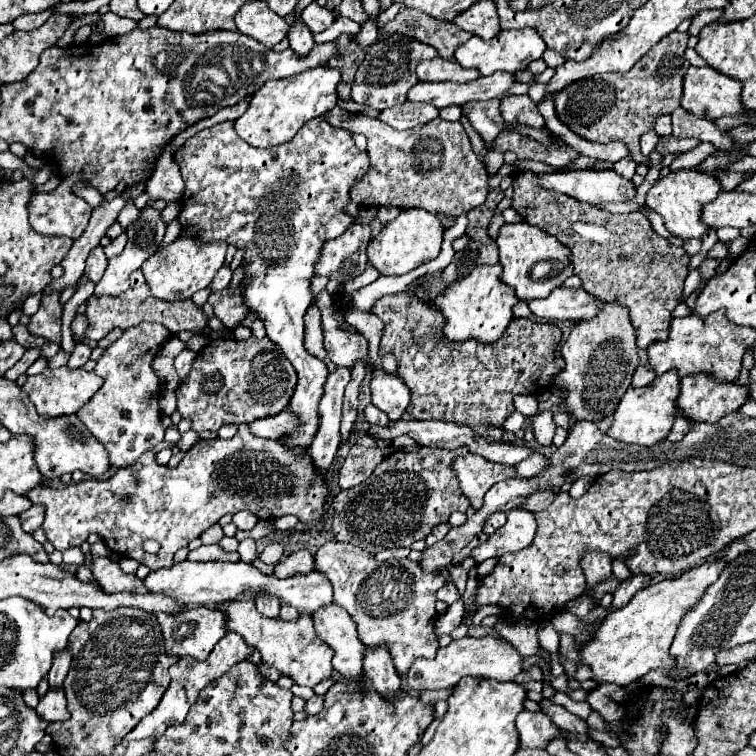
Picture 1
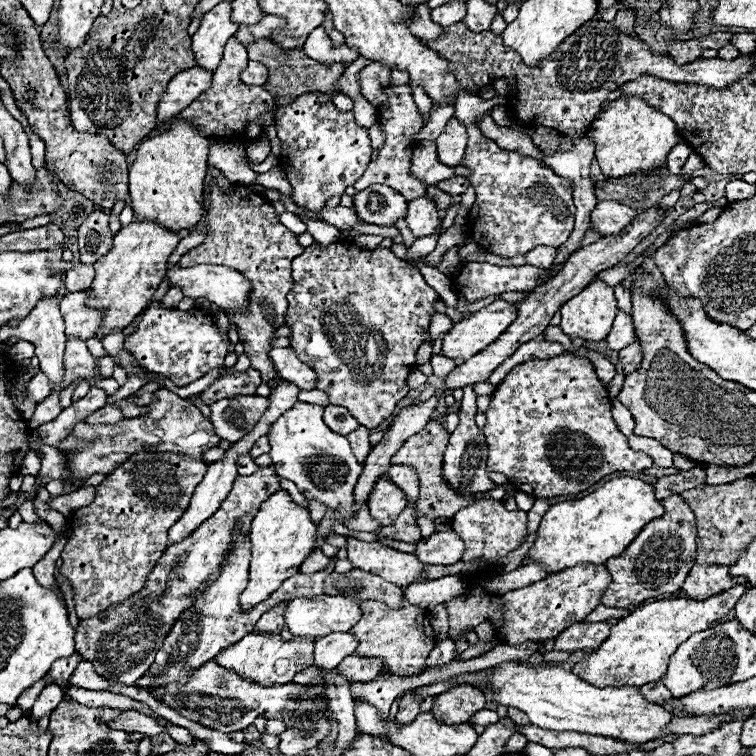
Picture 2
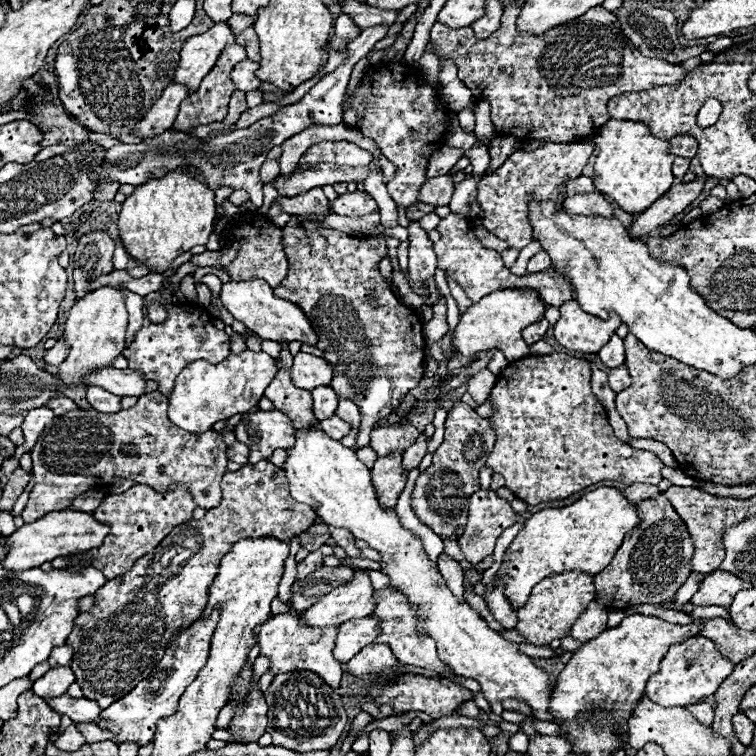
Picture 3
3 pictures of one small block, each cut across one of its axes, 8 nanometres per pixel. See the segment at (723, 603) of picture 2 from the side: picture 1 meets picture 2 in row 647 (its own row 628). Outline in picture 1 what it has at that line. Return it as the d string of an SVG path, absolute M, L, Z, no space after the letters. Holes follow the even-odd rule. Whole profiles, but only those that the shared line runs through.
M722 558L714 562L704 562L698 568L682 572L678 578L646 586L630 600L630 604L616 612L610 612L602 620L600 628L594 632L586 648L582 648L582 660L594 672L592 680L628 686L630 682L636 682L654 668L670 672L676 666L676 660L670 654L670 644L676 636L682 618L702 600L708 586L712 586L718 580L724 568L726 560Z

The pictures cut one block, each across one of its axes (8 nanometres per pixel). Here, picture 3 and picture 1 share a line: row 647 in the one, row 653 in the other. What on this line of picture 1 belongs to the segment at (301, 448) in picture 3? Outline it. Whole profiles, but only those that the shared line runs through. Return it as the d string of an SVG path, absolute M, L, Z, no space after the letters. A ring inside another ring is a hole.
M464 636L460 640L452 640L446 648L438 648L438 654L434 660L416 658L406 676L406 682L410 688L422 692L422 690L454 688L464 676L494 678L500 682L510 682L518 672L522 672L522 656L506 640L498 640L492 636L486 636L486 638Z

